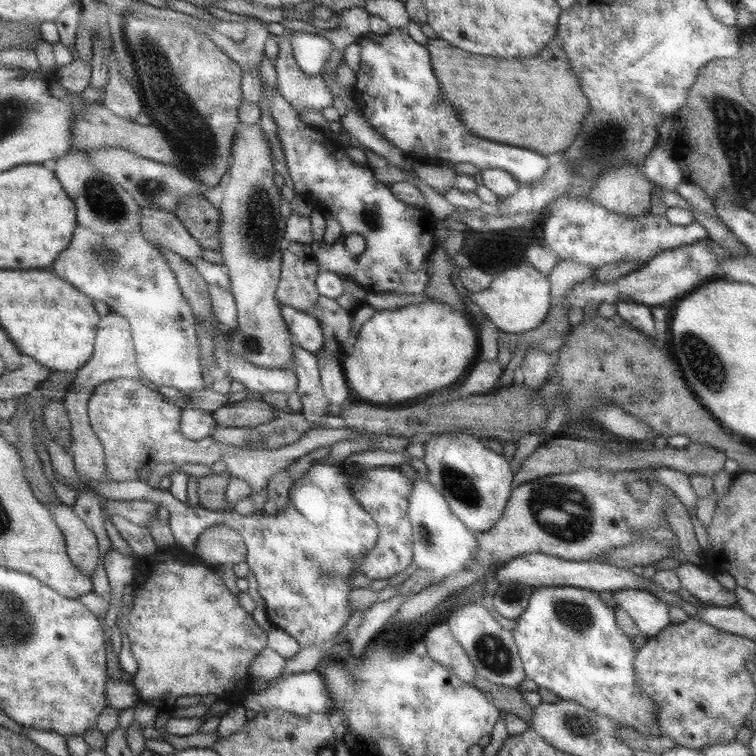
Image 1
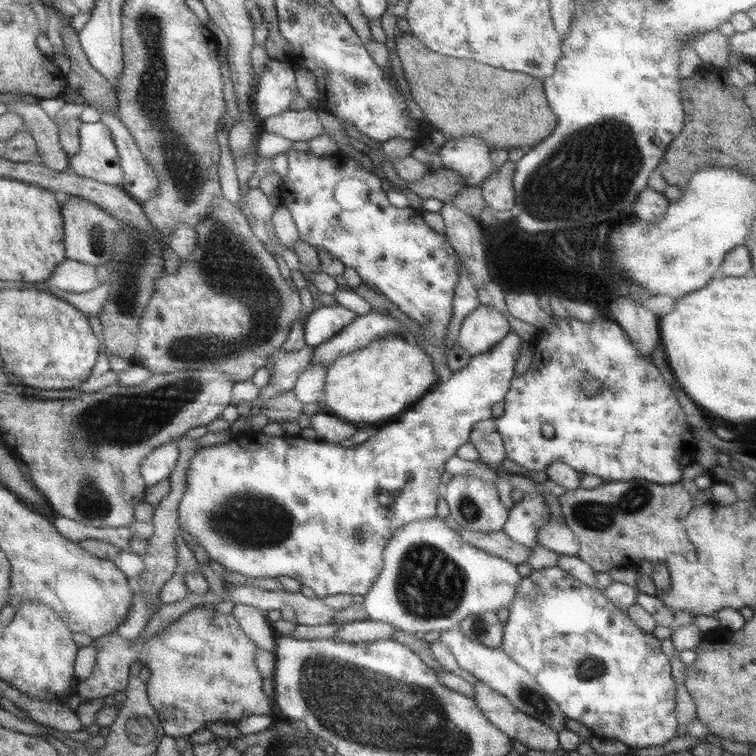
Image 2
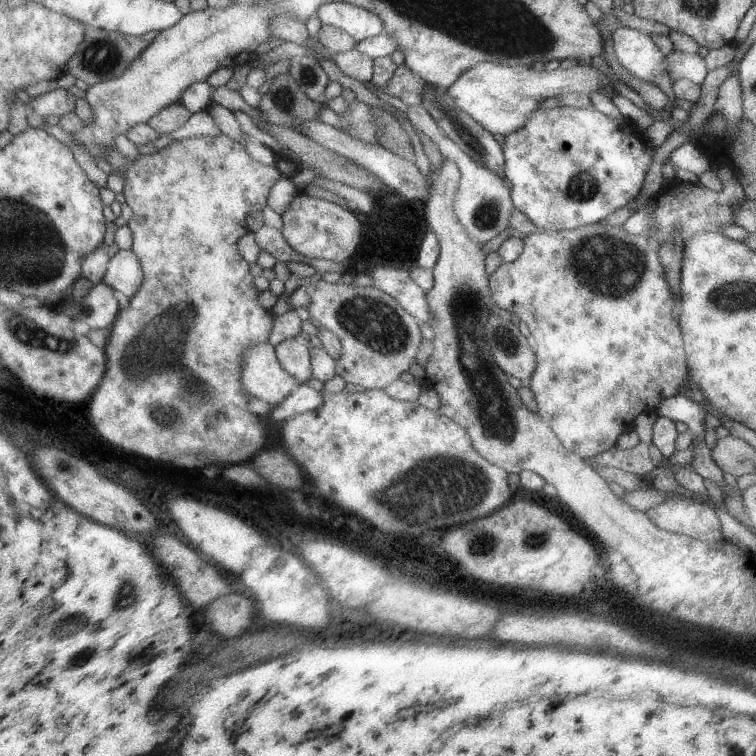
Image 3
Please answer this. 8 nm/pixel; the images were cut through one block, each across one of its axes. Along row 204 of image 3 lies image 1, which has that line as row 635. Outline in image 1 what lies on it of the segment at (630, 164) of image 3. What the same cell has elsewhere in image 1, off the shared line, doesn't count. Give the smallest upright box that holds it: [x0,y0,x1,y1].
[513,586,659,736]

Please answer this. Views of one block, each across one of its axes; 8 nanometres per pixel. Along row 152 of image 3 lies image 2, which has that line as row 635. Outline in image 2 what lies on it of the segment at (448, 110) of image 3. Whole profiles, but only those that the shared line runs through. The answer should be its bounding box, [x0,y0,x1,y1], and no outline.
[458,611,504,648]

